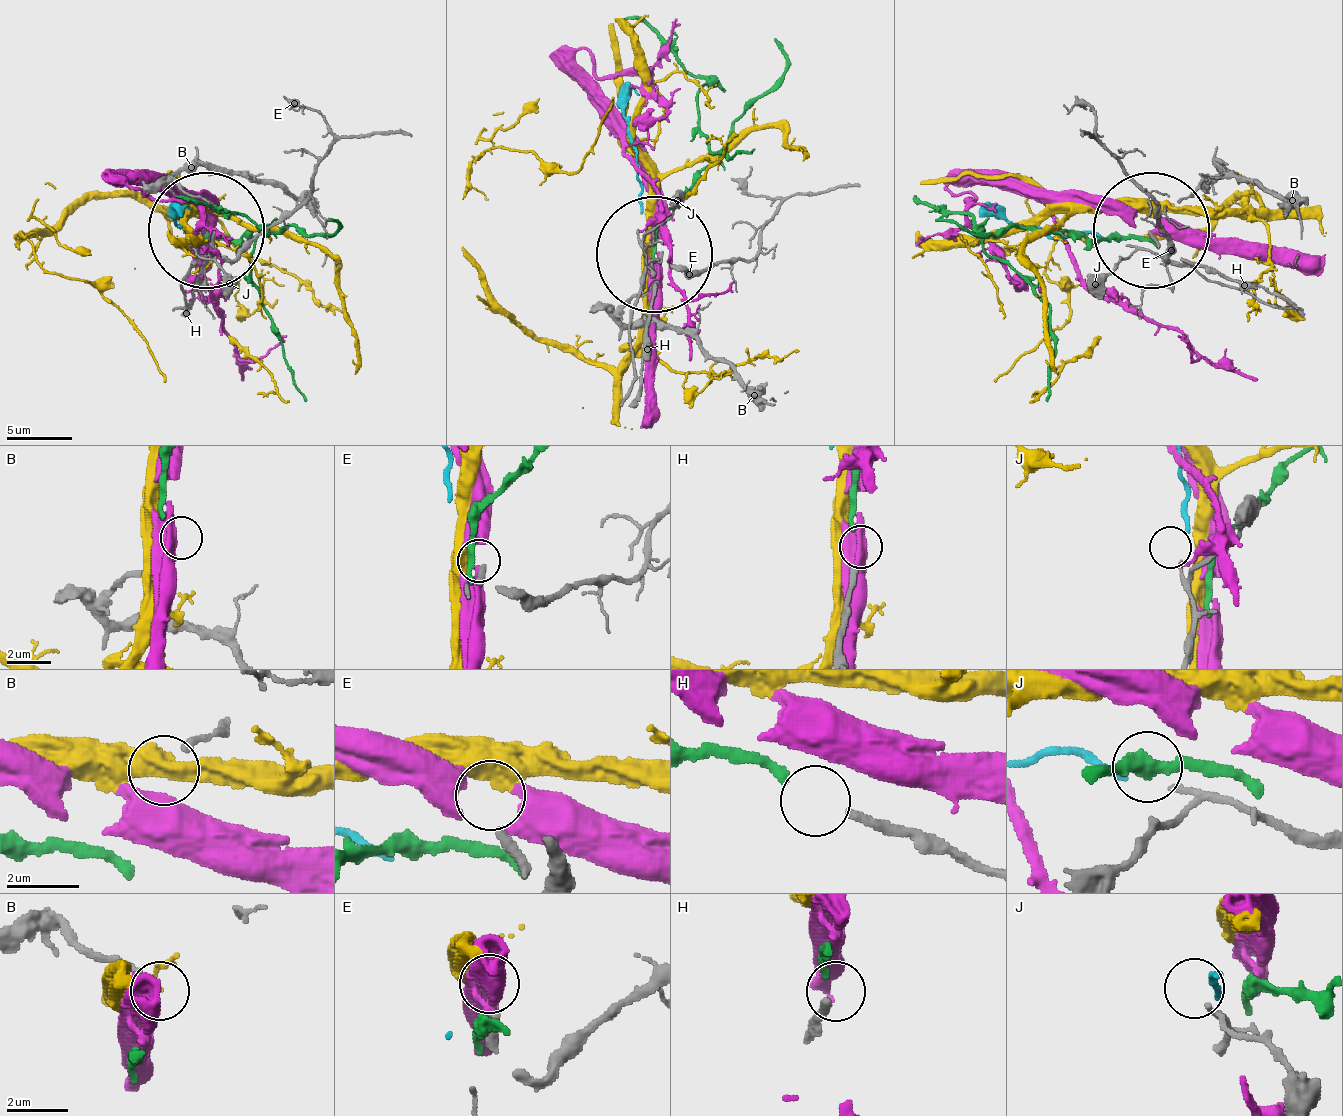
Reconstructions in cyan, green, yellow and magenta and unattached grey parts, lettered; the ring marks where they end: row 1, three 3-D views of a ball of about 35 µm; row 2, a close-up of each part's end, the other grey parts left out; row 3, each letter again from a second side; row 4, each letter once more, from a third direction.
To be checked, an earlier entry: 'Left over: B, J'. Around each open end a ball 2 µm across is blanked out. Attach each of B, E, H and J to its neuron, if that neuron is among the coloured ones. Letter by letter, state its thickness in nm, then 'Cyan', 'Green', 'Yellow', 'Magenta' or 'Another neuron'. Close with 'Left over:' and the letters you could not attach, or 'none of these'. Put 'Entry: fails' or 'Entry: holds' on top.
Entry: holds
B: Thickness 200 nm. Another neuron
E: Thickness 280 nm. Yellow
H: Thickness 240 nm. Green
J: Thickness 110 nm. Another neuron
Left over: B, J

